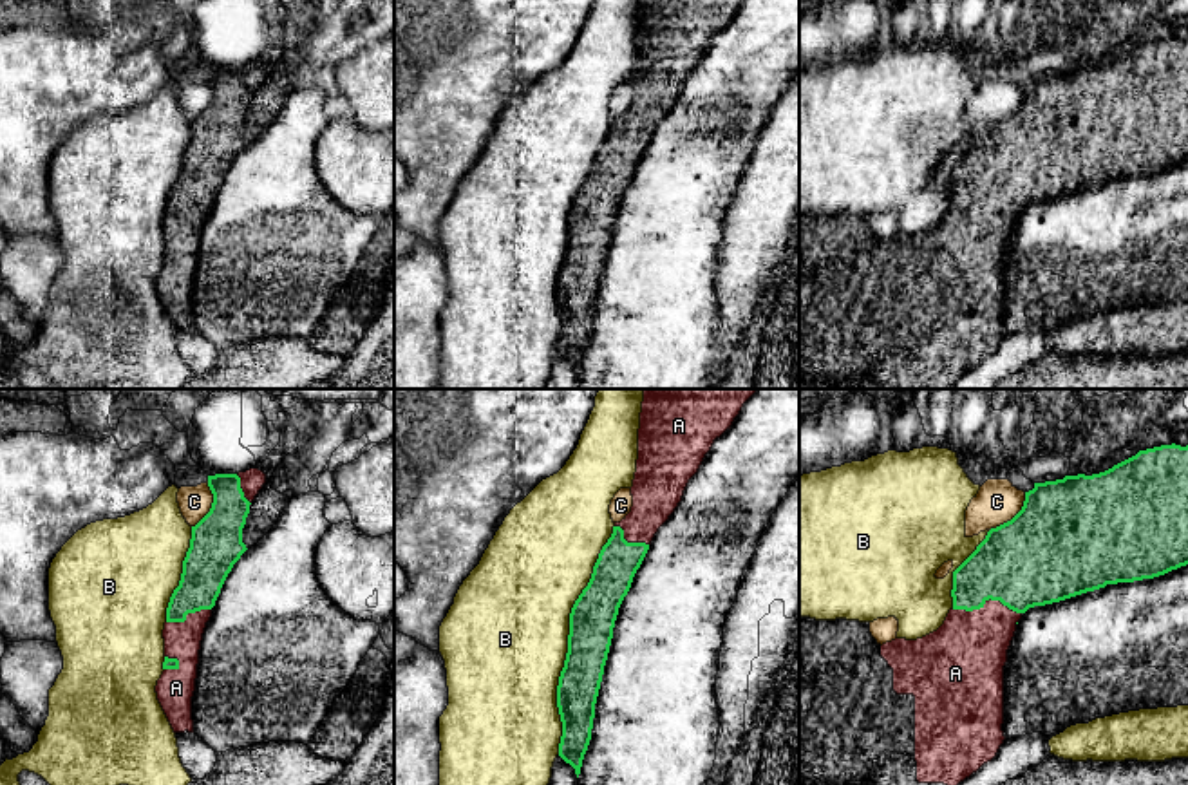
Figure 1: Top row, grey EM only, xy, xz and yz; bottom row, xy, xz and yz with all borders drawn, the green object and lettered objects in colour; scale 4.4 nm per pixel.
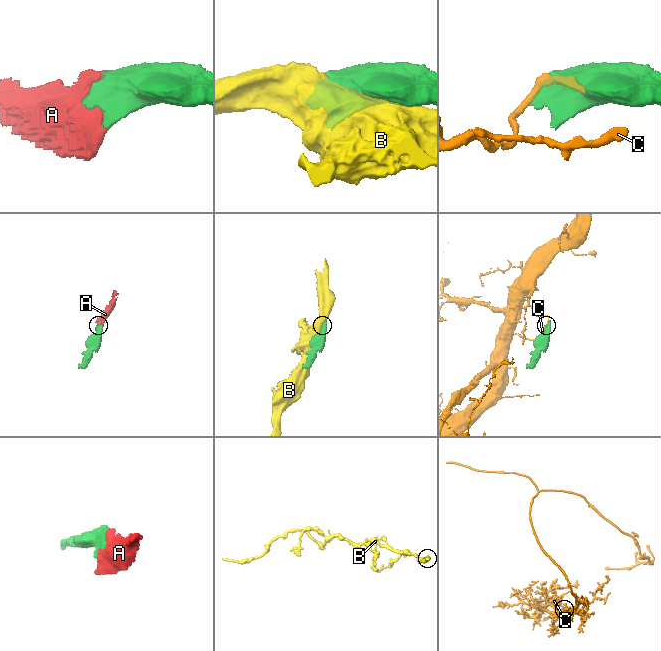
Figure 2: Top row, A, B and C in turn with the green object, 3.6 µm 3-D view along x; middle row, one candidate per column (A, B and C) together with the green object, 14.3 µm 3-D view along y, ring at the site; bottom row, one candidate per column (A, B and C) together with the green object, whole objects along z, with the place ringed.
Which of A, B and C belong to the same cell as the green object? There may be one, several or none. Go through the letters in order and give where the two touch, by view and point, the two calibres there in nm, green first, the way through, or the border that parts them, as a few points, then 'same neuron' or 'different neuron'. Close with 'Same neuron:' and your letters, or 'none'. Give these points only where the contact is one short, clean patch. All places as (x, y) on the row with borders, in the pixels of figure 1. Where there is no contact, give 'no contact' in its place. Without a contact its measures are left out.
A: contact yz (984, 603); calibres 400 and 340 nm; same neuron
B: contact xz (568, 639); calibres 200 and 500 nm; different neuron
C: contact yz (1015, 516); calibres 480 and 190 nm; different neuron
Same neuron: A

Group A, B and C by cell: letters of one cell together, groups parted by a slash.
A / B / C

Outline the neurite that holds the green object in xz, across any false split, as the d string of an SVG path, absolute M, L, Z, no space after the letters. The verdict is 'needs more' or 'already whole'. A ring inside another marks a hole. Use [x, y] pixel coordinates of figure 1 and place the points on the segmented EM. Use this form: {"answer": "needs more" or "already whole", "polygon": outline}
{"answer": "needs more", "polygon": "M646 389L631 512L615 523L591 579L570 613L568 653L557 686L559 756L579 778L595 718L618 608L658 528L716 438L756 389Z"}

